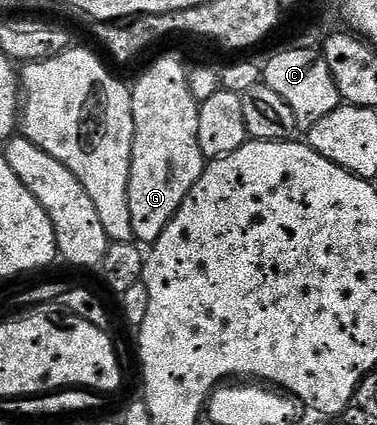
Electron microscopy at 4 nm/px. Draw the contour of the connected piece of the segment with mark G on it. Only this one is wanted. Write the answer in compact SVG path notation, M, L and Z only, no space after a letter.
M164 56L161 60L156 60L140 77L137 78L136 84L131 85L132 90L132 109L134 110L134 146L132 147L132 161L130 162L130 222L134 225L134 237L141 245L151 246L155 244L158 238L162 238L162 230L166 230L166 226L170 226L170 222L174 218L174 214L178 214L178 210L182 206L182 202L186 202L186 198L190 194L193 186L200 181L200 175L204 172L206 163L202 154L202 146L198 146L198 114L200 113L200 105L194 98L192 93L192 82L190 79L189 65L184 65L176 56Z

